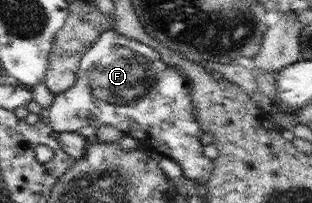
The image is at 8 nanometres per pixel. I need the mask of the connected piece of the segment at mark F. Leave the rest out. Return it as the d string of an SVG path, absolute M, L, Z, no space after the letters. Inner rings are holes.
M112 28L102 32L89 50L85 51L77 70L77 82L69 90L57 93L43 114L47 124L59 133L77 132L83 126L93 126L95 129L102 124L114 126L125 135L137 138L139 145L147 144L161 155L175 160L181 166L184 176L198 184L206 183L213 172L213 159L203 154L201 134L204 132L197 120L190 82L185 73L169 66L155 48L135 38L127 38Z

